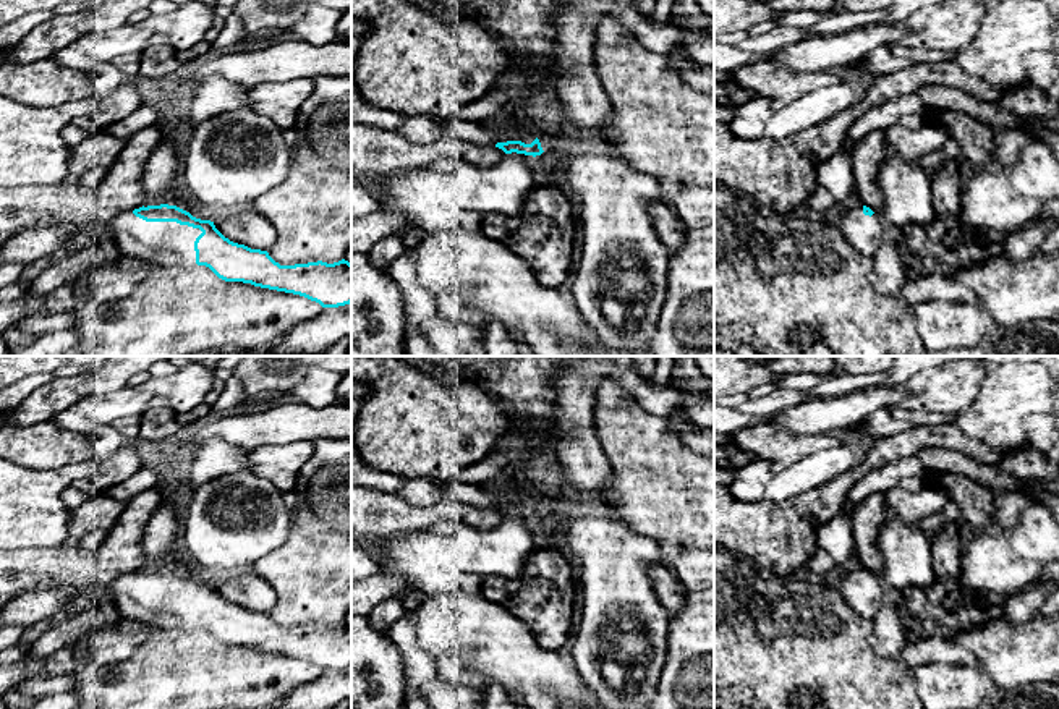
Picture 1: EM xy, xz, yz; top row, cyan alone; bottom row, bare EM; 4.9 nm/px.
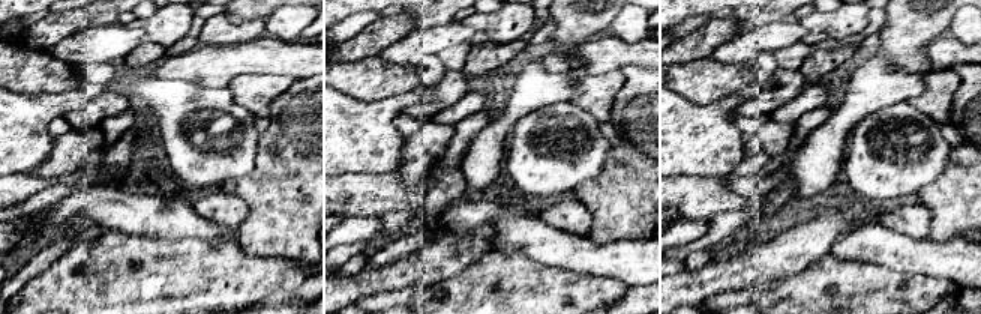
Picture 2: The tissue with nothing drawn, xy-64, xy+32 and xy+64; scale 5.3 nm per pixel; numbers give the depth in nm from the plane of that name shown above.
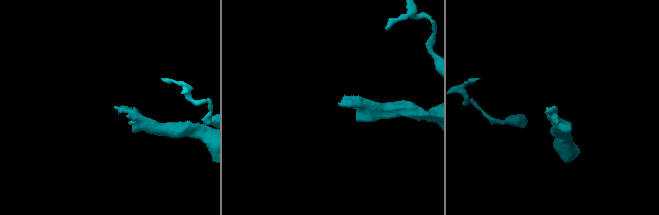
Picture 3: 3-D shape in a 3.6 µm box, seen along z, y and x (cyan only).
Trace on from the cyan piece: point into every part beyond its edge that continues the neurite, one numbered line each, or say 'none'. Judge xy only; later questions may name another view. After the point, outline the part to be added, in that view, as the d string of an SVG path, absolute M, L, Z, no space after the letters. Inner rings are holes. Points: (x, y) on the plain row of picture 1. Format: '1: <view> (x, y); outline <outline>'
1: xy (167, 606); outline M121 573L105 588L121 618L172 630L198 628L194 604L202 596L199 591L146 584L133 573Z

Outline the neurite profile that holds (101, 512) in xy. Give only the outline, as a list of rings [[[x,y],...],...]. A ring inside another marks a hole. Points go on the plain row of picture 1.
[[[107,492],[89,497],[84,505],[71,512],[65,546],[76,547],[79,541],[94,529],[108,533],[125,512],[126,505],[126,502],[115,499]]]

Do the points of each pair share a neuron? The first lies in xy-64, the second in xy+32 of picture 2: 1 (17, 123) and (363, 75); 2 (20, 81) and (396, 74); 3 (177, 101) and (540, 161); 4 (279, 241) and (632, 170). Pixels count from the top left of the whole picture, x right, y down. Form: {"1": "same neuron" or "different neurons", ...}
{"1": "different neurons", "2": "same neuron", "3": "same neuron", "4": "same neuron"}

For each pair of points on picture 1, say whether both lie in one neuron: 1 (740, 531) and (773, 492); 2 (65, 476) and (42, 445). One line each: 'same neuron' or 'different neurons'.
1: different neurons
2: different neurons

